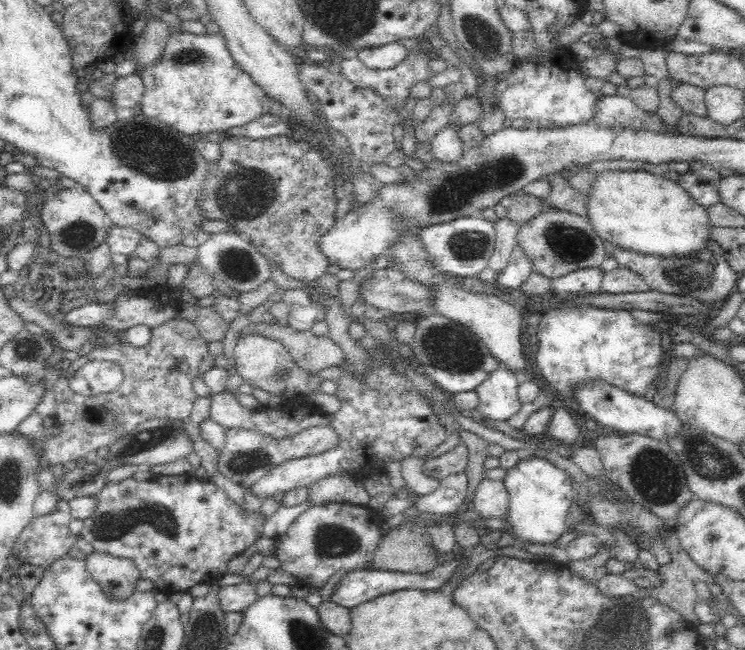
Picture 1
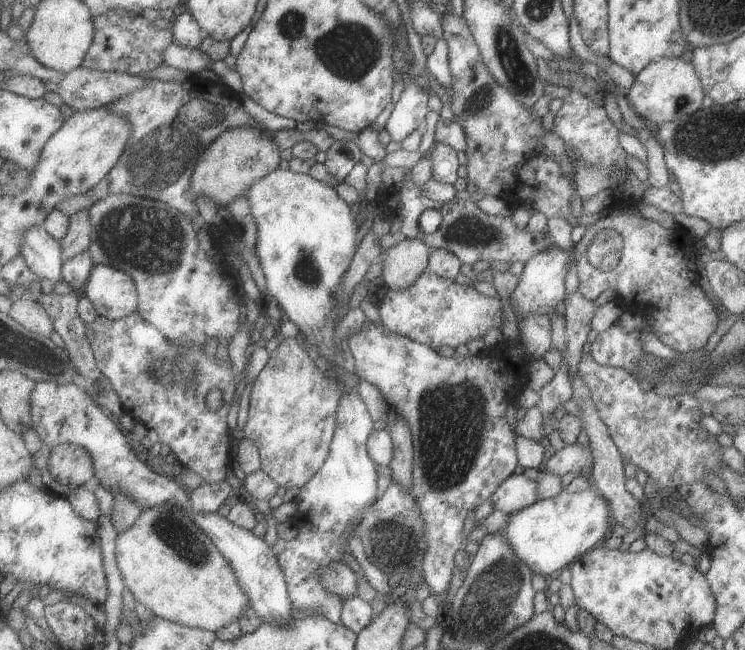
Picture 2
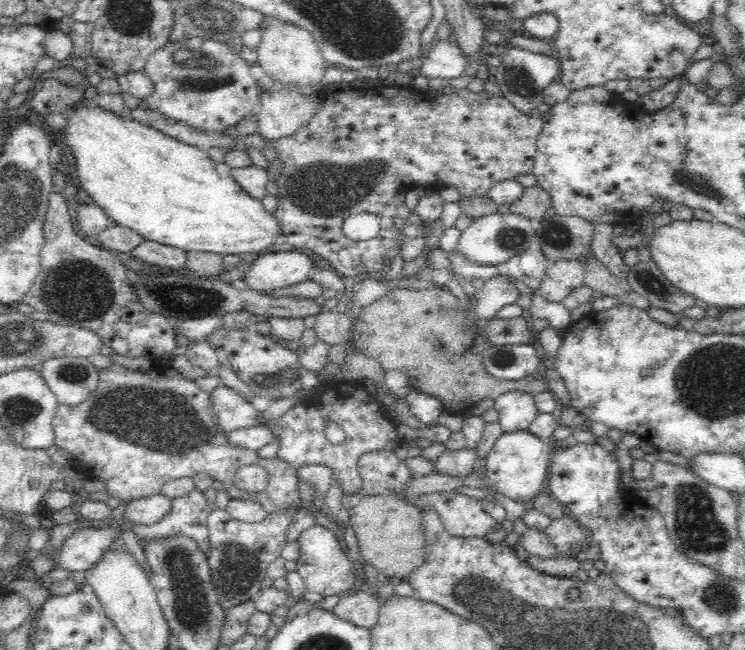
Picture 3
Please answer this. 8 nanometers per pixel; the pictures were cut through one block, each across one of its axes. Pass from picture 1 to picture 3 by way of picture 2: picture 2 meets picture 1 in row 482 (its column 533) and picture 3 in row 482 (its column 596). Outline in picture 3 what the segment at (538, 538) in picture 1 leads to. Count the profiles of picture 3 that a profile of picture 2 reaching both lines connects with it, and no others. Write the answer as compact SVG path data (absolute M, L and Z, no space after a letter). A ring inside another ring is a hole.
M528 430L503 431L496 438L492 450L485 456L487 460L486 476L491 481L492 489L518 502L534 498L536 494L545 490L553 450L553 444L542 442Z

